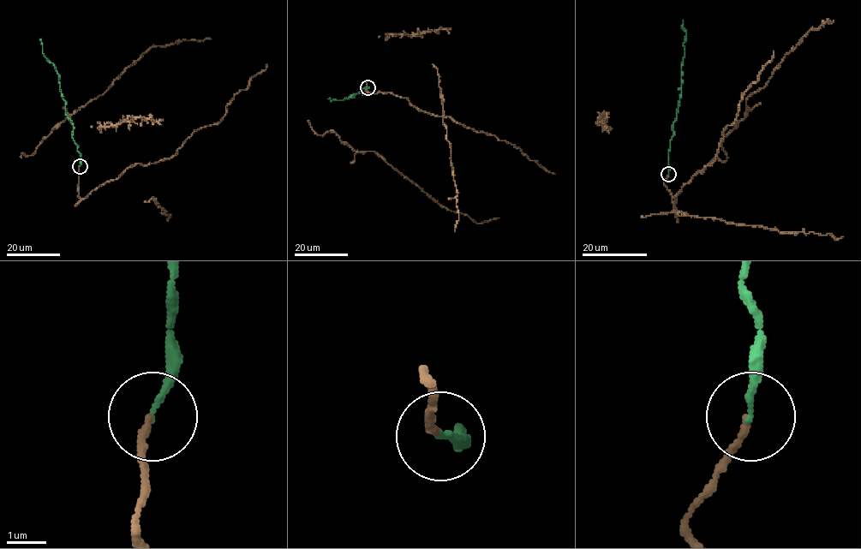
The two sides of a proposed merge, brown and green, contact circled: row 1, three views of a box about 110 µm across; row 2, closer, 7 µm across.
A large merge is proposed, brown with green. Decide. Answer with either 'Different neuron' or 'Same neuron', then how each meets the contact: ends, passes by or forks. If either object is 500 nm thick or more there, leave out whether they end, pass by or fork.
Same neuron. At the ring brown ends. At the ring green ends

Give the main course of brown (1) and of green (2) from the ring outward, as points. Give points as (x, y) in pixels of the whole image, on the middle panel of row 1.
1: (367, 87), (368, 92), (404, 97), (422, 110), (493, 134), (554, 174)
2: (367, 87), (343, 100), (328, 99)

